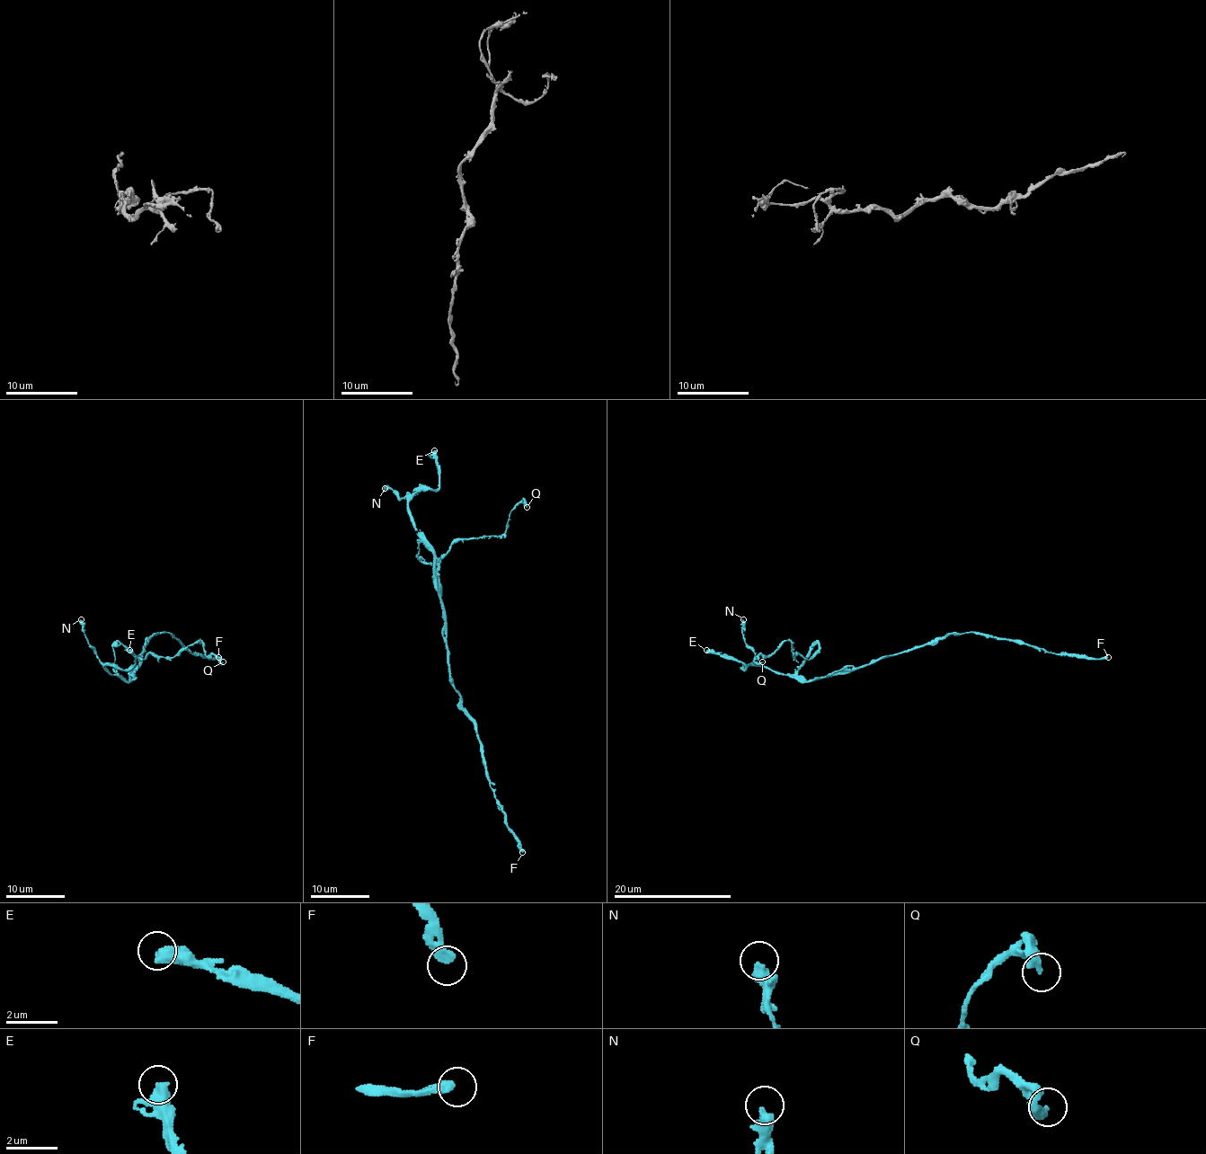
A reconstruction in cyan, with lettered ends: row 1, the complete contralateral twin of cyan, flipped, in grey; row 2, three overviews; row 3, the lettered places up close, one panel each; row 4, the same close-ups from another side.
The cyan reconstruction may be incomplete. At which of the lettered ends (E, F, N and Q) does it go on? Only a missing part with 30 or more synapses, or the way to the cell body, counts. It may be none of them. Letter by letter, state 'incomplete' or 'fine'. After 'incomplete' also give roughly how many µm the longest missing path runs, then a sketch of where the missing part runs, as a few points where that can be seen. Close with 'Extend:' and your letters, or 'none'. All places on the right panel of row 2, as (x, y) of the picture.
E: incomplete; missing 20 µm; course (706, 650), (700, 647), (695, 634), (683, 625), (675, 624), (667, 629), (651, 629), (642, 622)
F: fine
N: fine
Q: fine
Extend: E

